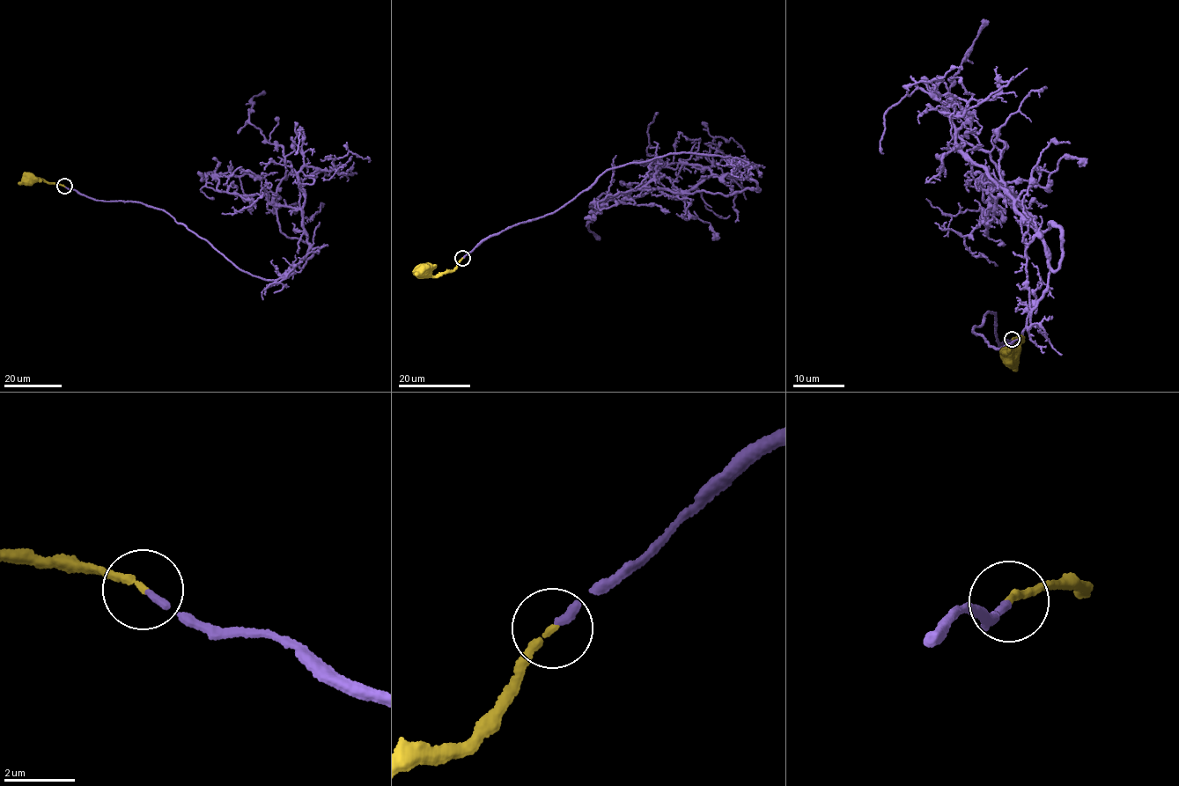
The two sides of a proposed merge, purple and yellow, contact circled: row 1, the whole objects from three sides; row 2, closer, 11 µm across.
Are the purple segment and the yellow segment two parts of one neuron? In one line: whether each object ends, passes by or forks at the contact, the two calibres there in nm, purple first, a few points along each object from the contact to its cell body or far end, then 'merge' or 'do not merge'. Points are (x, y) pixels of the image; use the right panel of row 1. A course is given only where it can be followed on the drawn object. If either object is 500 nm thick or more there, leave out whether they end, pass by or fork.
purple ends | yellow ends | 200/200 nm | purple via (1012, 340), (998, 344), (996, 312), (972, 331), (998, 348), (1023, 333), (1043, 242), (949, 106), (988, 20) | yellow via (1012, 339), (1022, 337), (1020, 341), (1022, 341), (1007, 351), (1005, 356), (1008, 356) | merge

